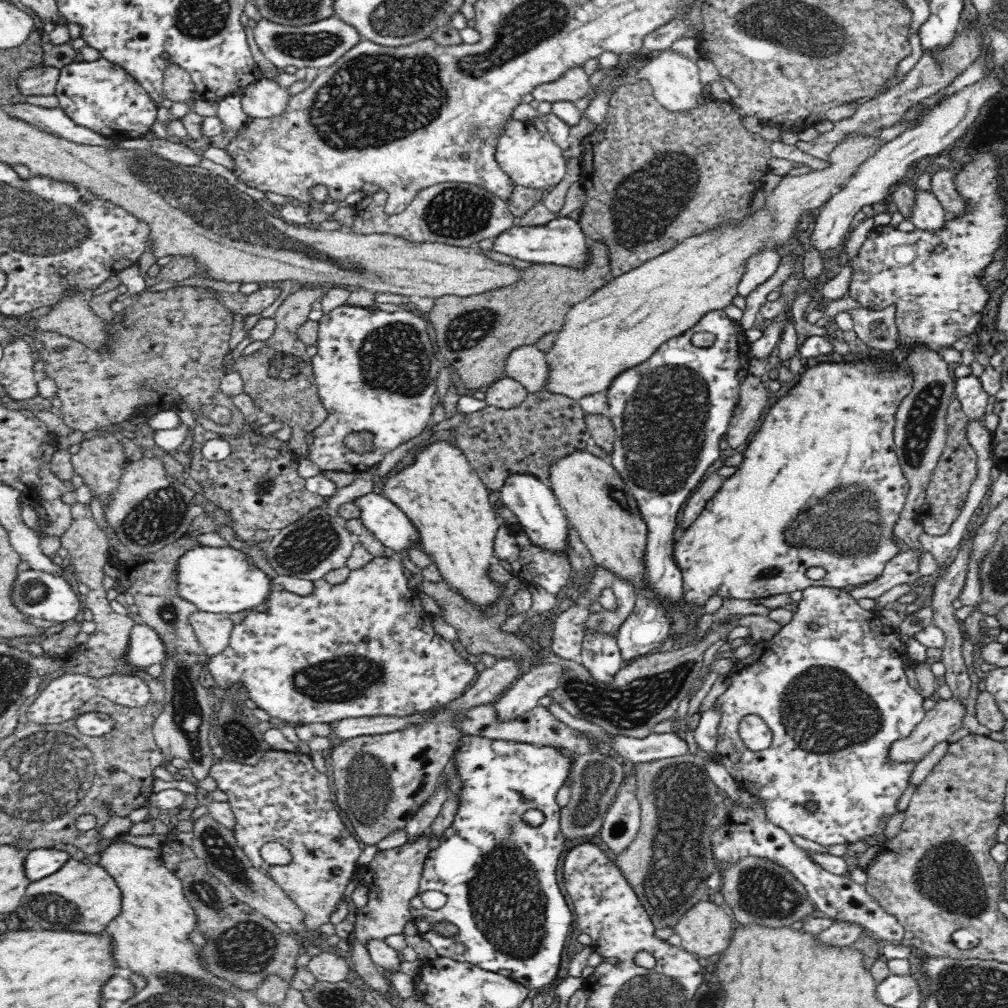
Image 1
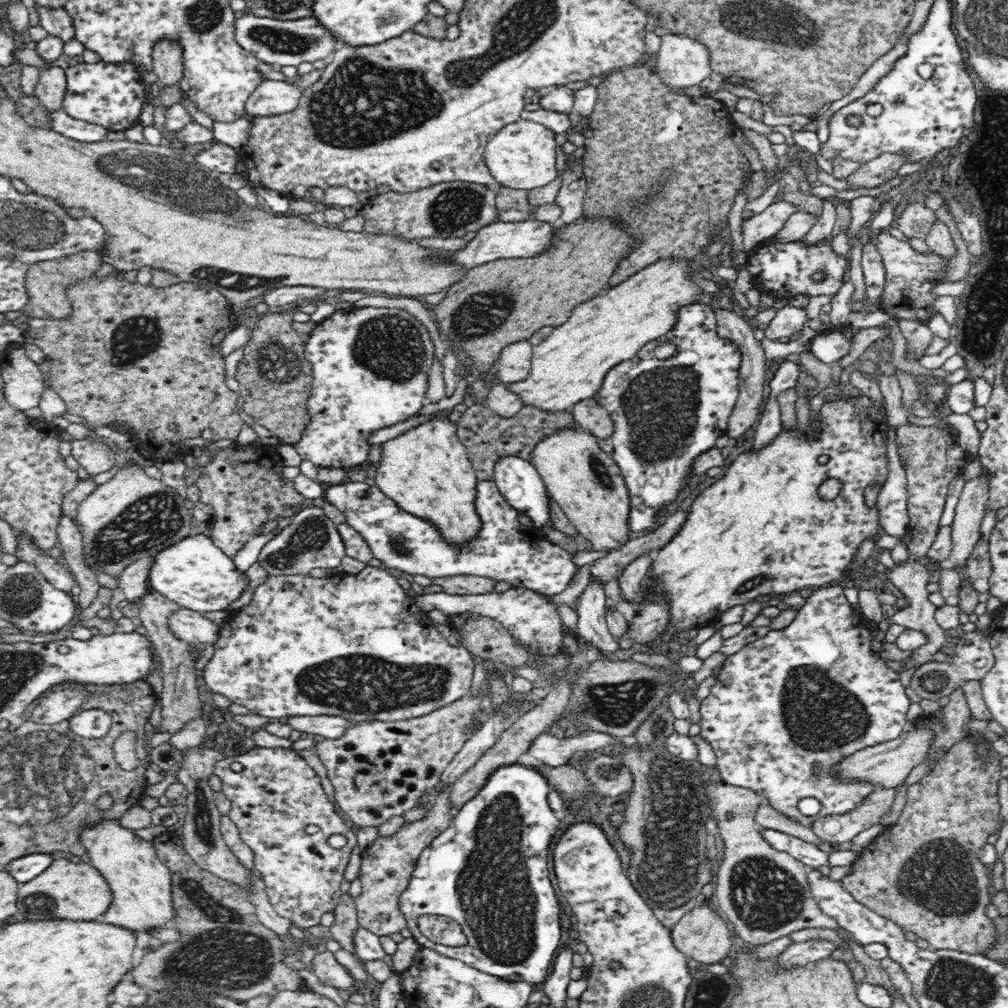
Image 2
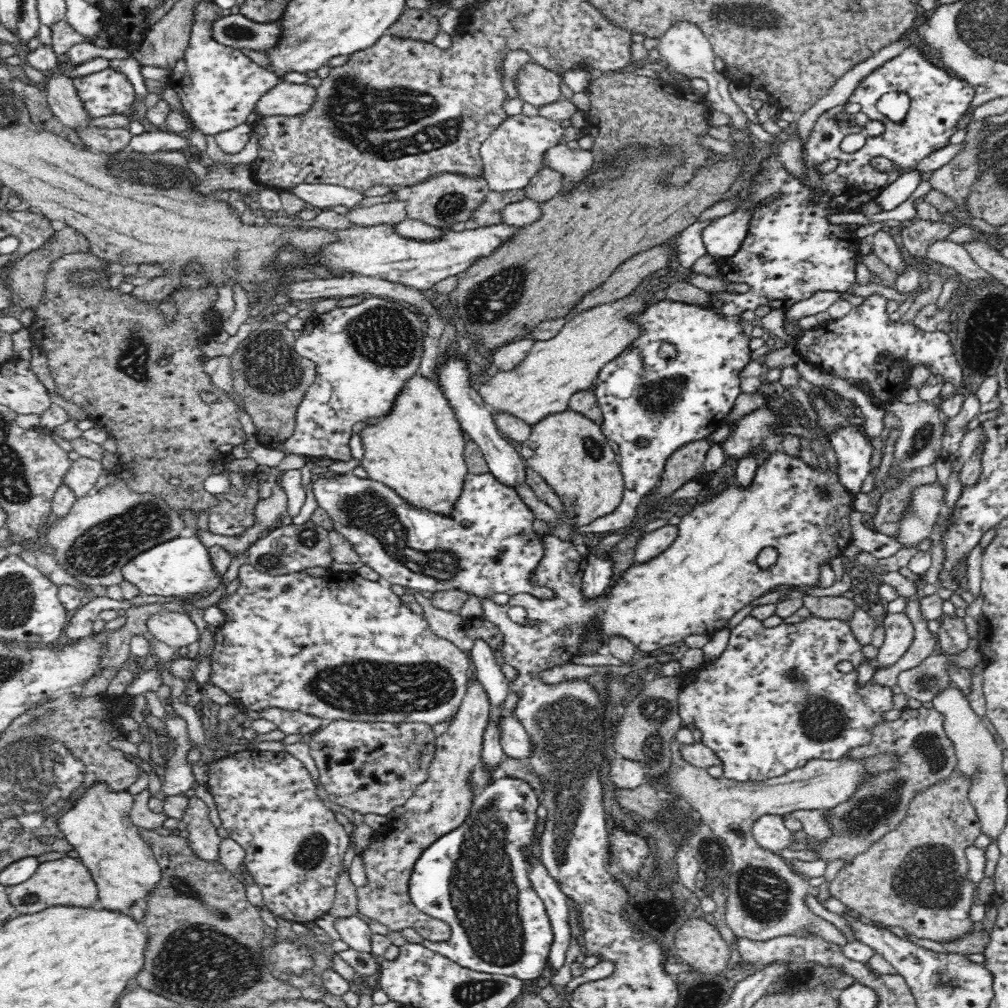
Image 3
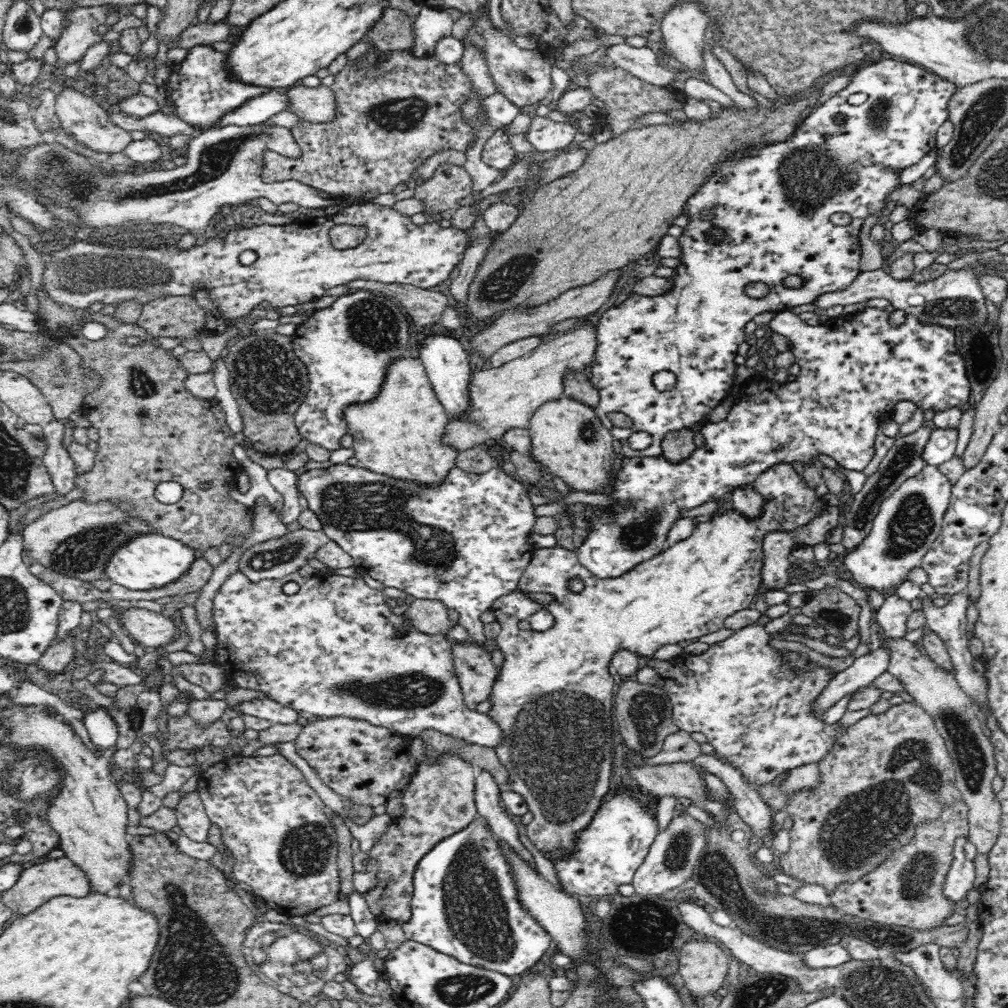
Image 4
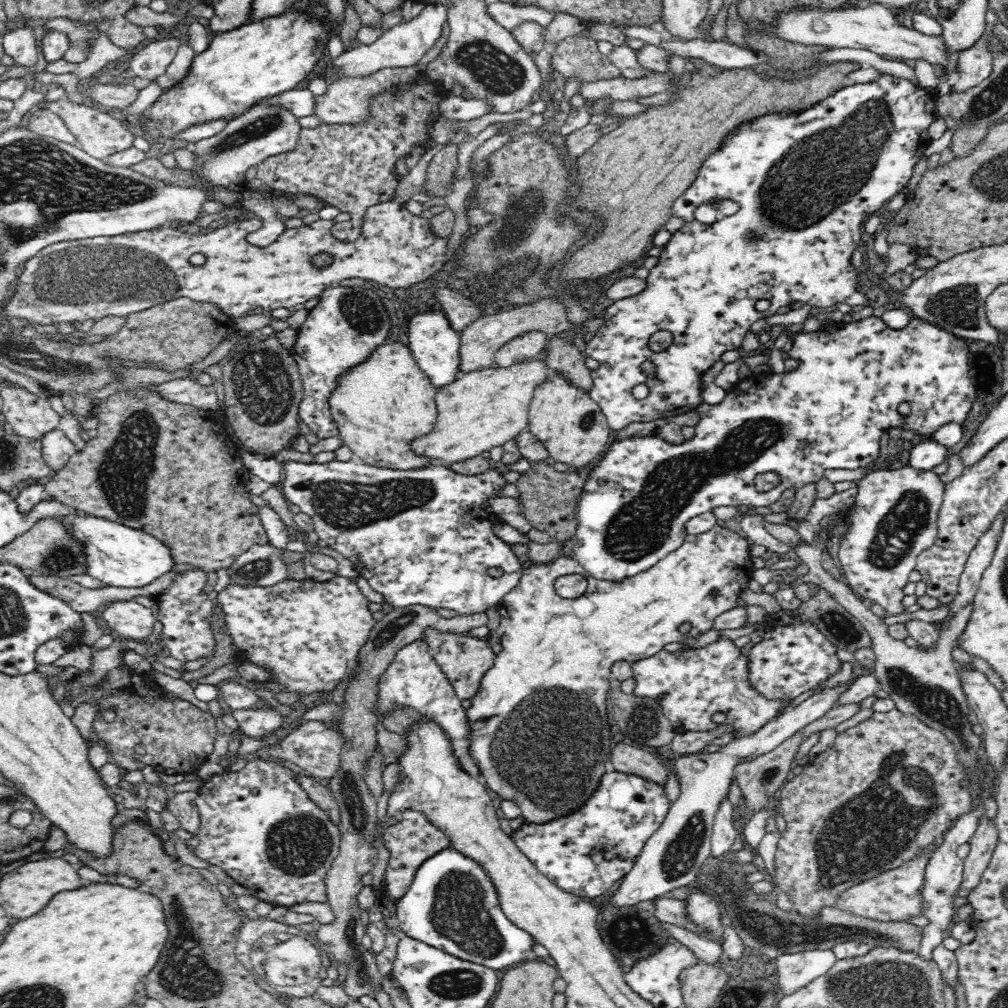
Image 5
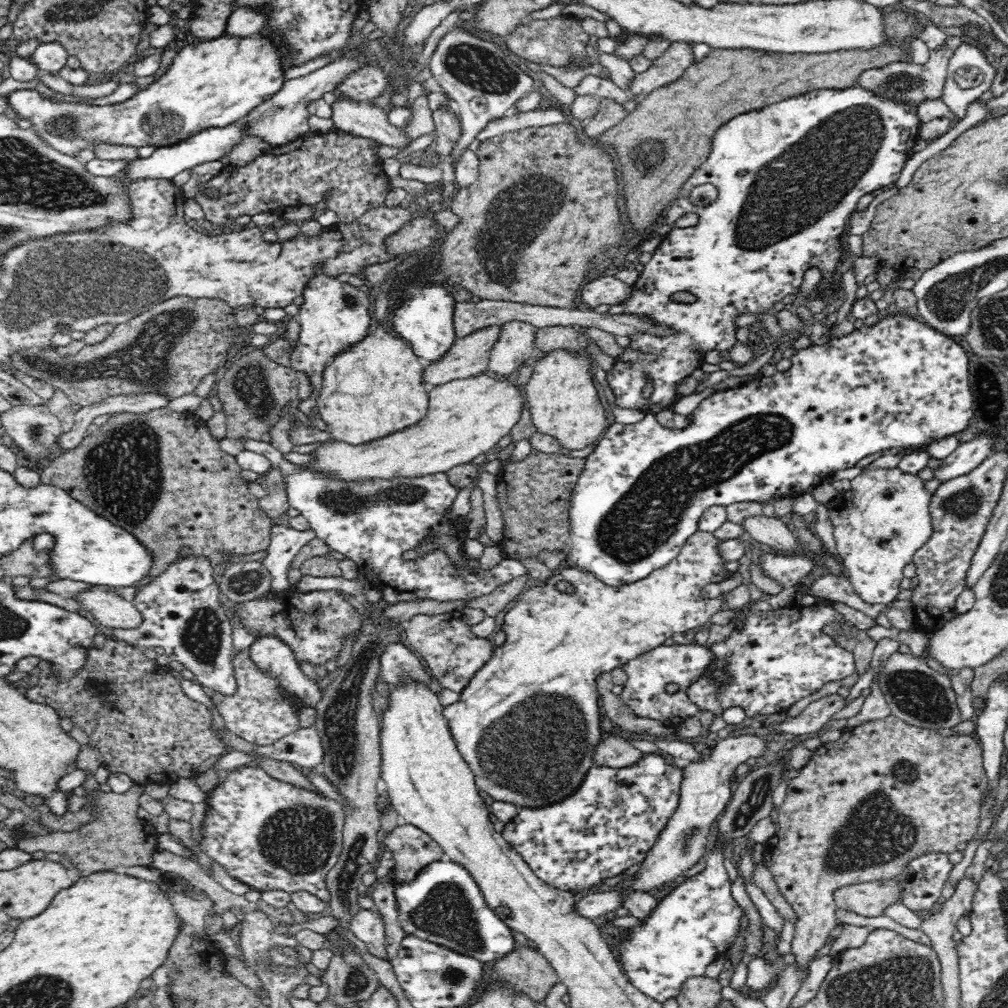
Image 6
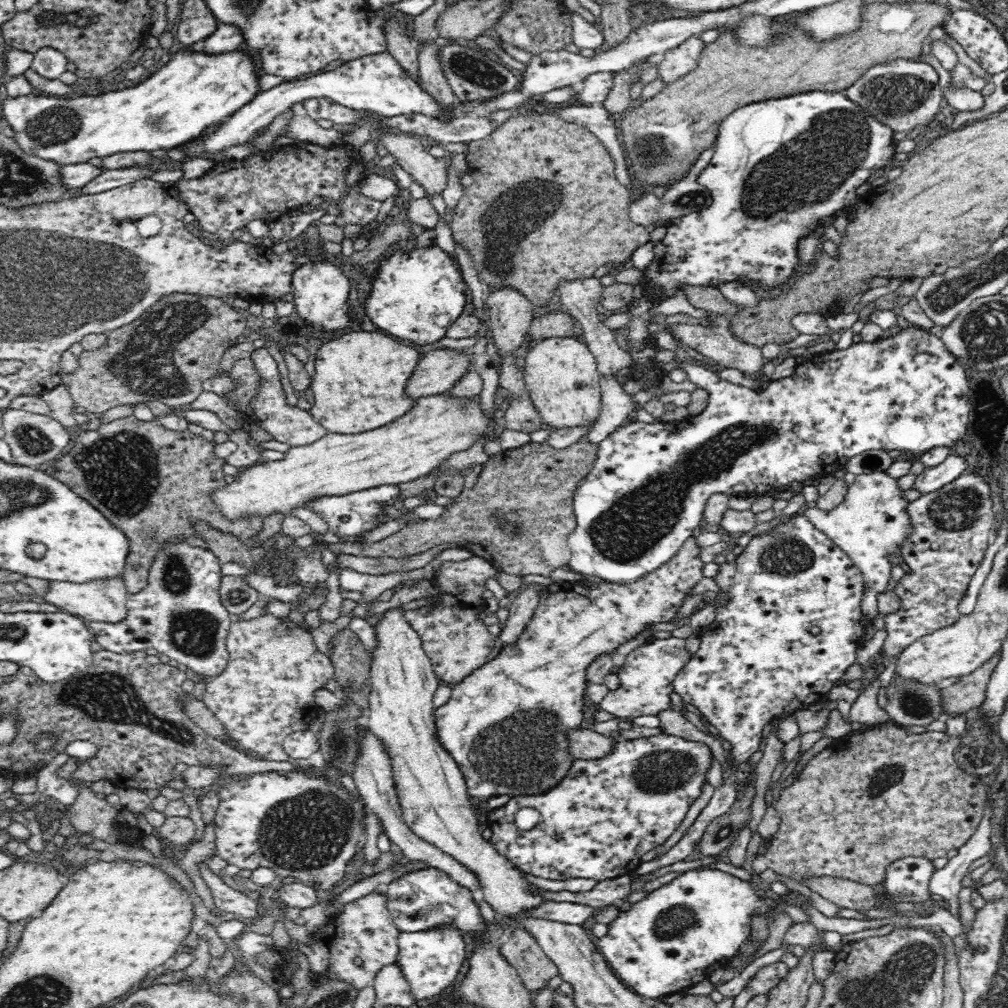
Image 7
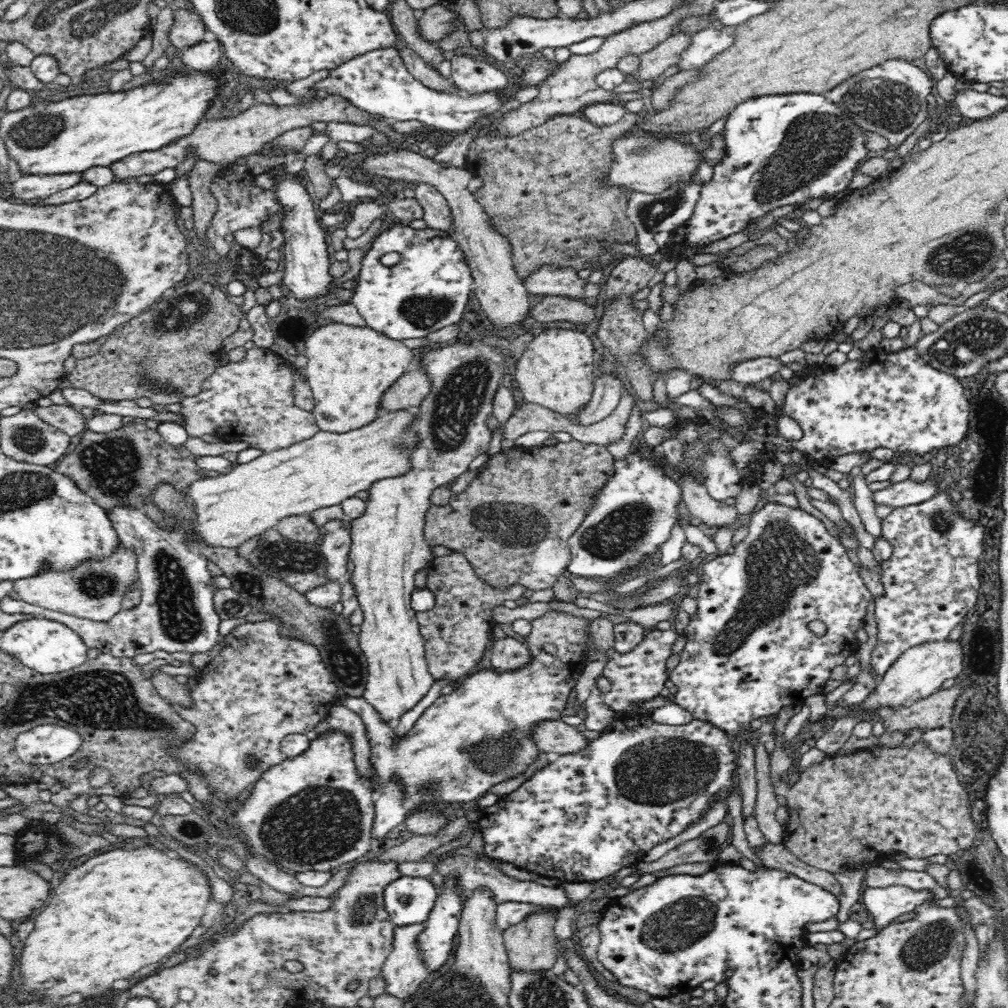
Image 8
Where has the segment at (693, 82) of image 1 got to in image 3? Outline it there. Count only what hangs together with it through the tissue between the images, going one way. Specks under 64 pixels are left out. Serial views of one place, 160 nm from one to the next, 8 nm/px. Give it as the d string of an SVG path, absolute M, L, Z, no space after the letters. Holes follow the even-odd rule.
M678 20L659 38L659 53L664 56L664 66L678 76L684 75L688 79L702 78L710 88L709 101L714 110L721 110L729 115L732 131L742 133L742 110L732 101L728 92L729 80L724 73L714 69L715 52L710 41L704 36L701 28L689 20Z

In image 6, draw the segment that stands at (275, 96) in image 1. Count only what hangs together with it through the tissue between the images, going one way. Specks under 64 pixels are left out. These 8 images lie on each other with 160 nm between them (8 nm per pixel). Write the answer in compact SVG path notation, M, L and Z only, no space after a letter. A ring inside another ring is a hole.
M338 97L337 101L331 106L333 110L331 118L336 128L355 137L374 140L379 144L397 148L400 151L409 147L413 140L405 133L404 127L392 125L388 121L388 109L370 106L370 103L370 101L343 100L343 98Z

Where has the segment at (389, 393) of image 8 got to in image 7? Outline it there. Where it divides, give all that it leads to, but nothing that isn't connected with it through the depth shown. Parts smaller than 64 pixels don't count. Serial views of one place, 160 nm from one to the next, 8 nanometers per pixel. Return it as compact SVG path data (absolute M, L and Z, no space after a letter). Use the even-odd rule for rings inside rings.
M428 349L406 380L406 397L416 400L450 390L452 384L468 372L471 359L472 352L465 349Z

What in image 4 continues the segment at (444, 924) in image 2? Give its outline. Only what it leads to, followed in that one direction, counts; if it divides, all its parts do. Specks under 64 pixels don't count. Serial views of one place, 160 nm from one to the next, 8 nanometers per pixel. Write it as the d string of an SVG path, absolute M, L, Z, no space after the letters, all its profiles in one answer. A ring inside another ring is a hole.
M452 640L452 658L464 703L475 711L478 704L489 700L499 674L497 667L492 663L490 653L472 640ZM446 753L441 761L422 763L411 780L406 783L402 807L404 813L396 817L387 831L367 856L377 858L377 883L372 890L363 893L376 921L410 920L410 900L414 890L413 876L420 859L436 844L455 832L466 828L474 816L475 778L478 773L470 763Z

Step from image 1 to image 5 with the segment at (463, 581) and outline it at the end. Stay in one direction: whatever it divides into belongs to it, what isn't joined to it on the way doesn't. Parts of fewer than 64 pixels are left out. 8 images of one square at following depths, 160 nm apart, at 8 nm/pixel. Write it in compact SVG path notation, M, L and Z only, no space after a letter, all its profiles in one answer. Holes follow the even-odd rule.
M400 341L384 342L370 356L346 368L336 380L328 403L330 415L340 438L354 454L354 459L372 467L411 470L442 465L438 460L414 455L408 442L424 436L436 422L435 387L419 367L412 351Z

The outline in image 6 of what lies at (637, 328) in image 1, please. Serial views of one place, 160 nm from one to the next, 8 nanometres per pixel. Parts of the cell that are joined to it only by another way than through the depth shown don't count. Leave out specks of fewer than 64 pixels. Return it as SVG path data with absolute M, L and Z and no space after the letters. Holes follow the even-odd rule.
M484 373L428 388L428 412L416 424L364 444L348 444L335 439L326 441L308 453L314 460L301 465L301 468L330 479L357 483L445 473L470 463L486 450L496 450L500 438L518 422L526 397L524 389L516 389L512 381L513 378L498 378Z

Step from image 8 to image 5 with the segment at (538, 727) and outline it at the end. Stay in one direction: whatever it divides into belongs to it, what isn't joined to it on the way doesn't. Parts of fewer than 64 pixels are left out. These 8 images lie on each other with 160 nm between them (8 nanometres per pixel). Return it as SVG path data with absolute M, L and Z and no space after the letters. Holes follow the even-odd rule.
M623 743L616 744L608 754L608 766L624 774L641 776L657 784L665 784L668 774L654 753Z

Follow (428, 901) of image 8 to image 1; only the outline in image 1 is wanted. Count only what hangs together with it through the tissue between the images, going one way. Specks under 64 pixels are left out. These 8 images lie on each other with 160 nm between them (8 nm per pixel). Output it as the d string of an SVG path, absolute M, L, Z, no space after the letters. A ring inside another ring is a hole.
M471 735L462 736L455 751L454 764L458 764L462 780L460 808L452 824L444 830L422 864L418 894L408 902L408 911L416 925L417 934L428 941L439 956L475 964L488 972L510 977L529 989L542 988L556 980L562 962L560 954L568 932L574 926L572 912L560 894L560 886L556 884L556 868L566 848L556 792L568 778L570 760L557 747ZM528 810L542 811L544 822L536 826L526 824L522 814ZM426 890L438 890L446 894L445 905L437 910L424 906L420 894ZM434 922L455 924L459 928L456 938L443 938L430 931ZM458 943L464 945L462 953L455 952Z

